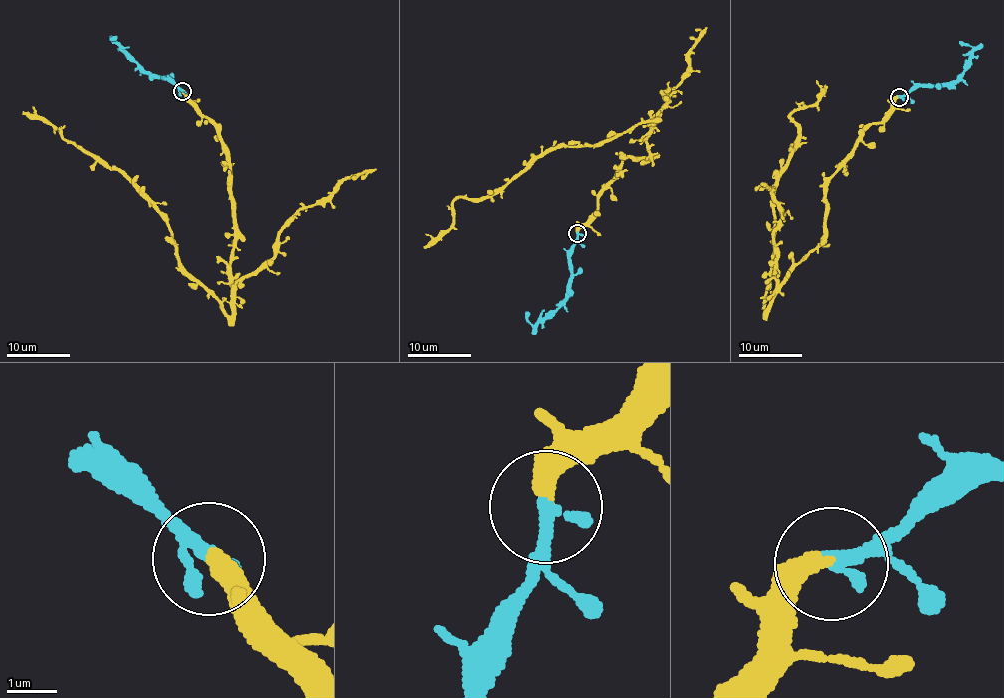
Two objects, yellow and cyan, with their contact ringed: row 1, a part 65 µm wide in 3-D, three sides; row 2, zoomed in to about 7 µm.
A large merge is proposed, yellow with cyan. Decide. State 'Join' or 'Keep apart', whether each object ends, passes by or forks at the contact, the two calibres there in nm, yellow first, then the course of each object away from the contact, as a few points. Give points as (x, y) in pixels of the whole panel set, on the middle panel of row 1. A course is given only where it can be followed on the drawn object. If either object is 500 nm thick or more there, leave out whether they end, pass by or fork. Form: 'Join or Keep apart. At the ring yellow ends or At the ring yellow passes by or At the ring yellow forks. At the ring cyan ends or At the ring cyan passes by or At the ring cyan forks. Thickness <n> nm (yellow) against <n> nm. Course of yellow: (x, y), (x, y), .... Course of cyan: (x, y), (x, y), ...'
Join. At the ring yellow ends. At the ring cyan ends. Thickness 400 nm (yellow) against 320 nm. Course of yellow: (577, 232), (622, 158), (652, 158), (655, 120), (460, 197), (424, 247). Course of cyan: (577, 234), (570, 255), (570, 294), (535, 324), (526, 319), (527, 311)

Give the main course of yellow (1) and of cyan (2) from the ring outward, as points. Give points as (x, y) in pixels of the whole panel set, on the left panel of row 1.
1: (182, 91), (214, 125), (231, 173), (230, 316), (180, 264), (167, 216), (155, 203), (23, 112)
2: (181, 90), (169, 80), (152, 75), (114, 43), (111, 37), (116, 37)

